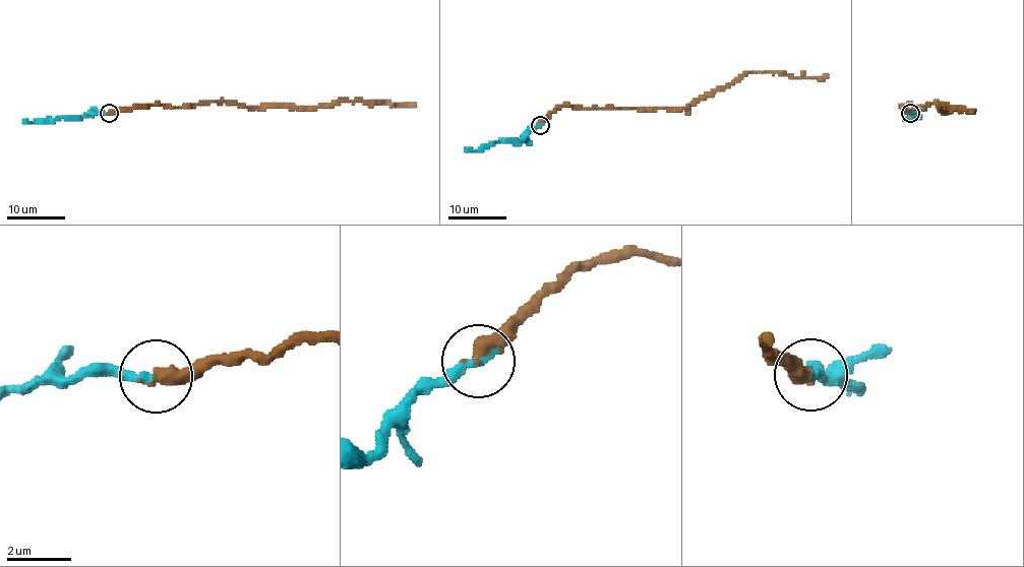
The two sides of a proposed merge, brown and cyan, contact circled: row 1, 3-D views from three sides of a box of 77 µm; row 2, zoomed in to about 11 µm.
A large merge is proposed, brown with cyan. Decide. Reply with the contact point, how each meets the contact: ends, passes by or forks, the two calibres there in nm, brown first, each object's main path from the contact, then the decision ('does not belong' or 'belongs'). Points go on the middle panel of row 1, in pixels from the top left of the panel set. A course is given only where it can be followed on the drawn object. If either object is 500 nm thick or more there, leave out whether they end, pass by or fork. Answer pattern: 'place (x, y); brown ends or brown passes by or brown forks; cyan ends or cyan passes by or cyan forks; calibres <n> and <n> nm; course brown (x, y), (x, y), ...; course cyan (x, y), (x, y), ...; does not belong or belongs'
place (540, 125); calibres 500 and 340 nm; course brown (539, 124), (568, 105), (586, 110), (681, 110), (728, 87), (748, 73), (786, 72), (808, 78), (827, 75); course cyan (539, 124), (530, 129), (520, 141), (495, 141), (482, 145), (477, 151), (465, 147); belongs

